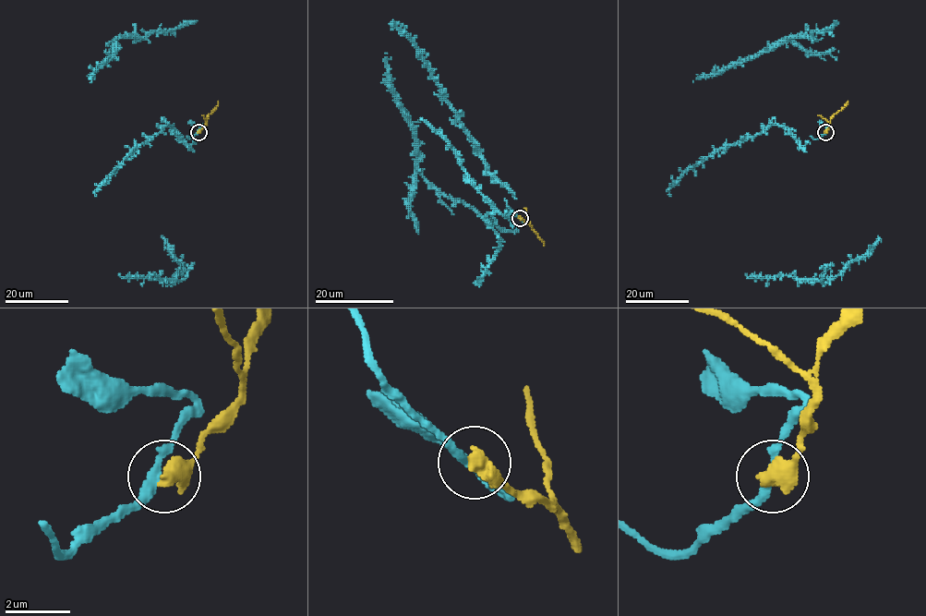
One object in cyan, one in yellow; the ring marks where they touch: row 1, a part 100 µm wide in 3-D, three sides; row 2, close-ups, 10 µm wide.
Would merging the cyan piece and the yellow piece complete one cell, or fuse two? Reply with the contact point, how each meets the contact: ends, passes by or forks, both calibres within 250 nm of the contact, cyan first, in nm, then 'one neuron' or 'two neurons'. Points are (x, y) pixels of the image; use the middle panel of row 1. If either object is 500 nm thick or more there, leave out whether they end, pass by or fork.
place (520, 218); calibres 240 and 550 nm; two neurons

